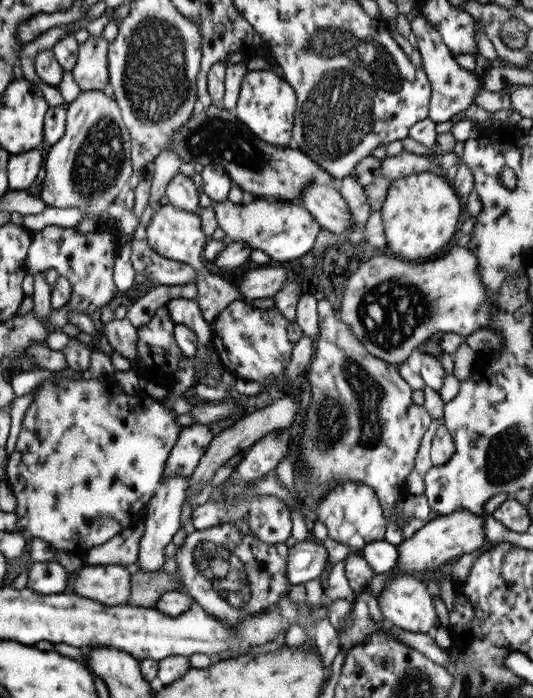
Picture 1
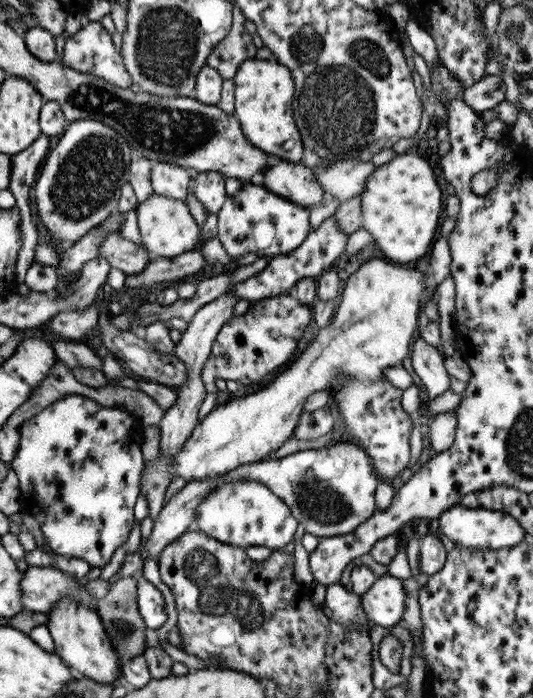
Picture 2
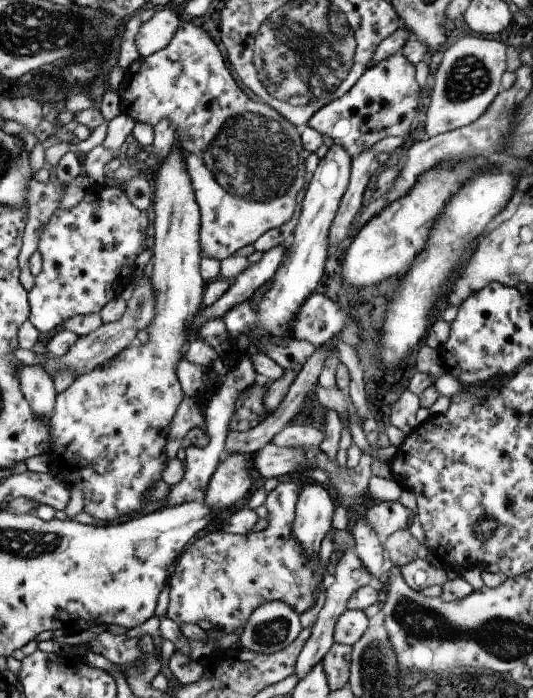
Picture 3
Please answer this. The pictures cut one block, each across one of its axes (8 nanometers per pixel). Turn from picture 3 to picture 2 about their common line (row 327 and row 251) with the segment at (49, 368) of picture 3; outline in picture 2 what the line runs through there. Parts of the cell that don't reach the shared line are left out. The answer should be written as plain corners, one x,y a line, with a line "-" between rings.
119,231
110,233
99,244
97,255
105,258
110,268
116,268
126,275
139,274
149,264
153,256
143,247
124,240

